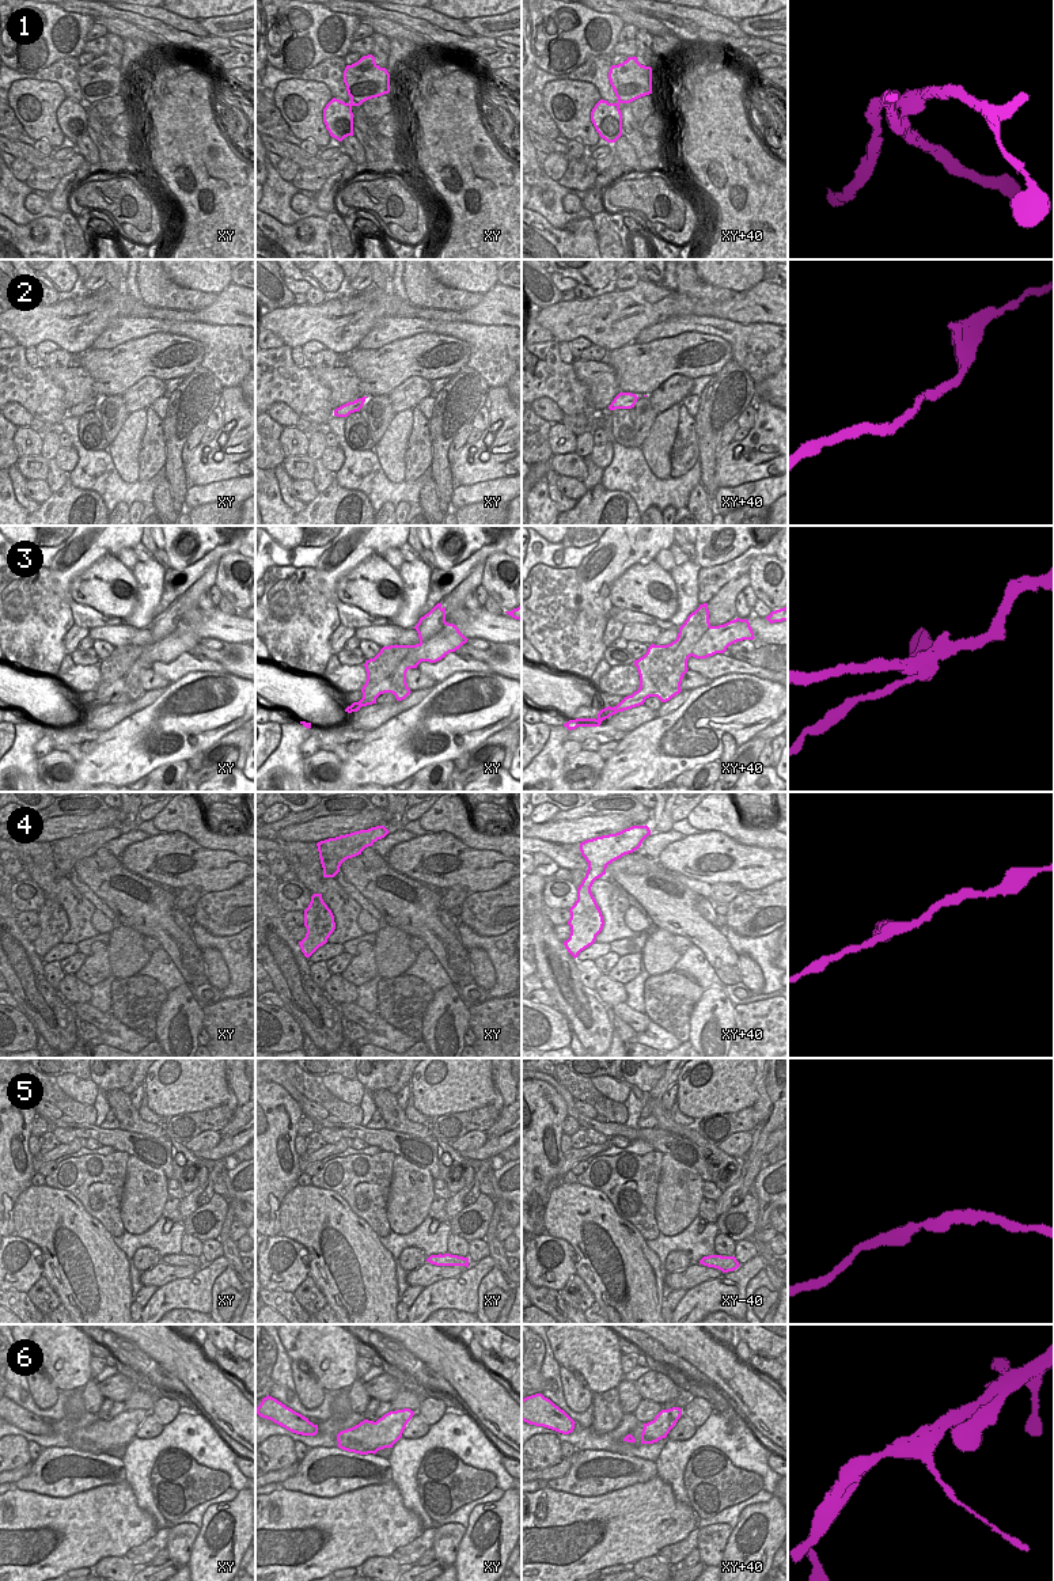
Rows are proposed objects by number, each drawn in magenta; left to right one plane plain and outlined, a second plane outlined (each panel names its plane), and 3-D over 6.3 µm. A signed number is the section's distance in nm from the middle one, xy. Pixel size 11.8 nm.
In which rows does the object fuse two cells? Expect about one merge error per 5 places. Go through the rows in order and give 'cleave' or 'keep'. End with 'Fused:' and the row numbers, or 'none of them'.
1: cleave
2: keep
3: cleave
4: keep
5: keep
6: cleave
Fused: 1, 3, 6

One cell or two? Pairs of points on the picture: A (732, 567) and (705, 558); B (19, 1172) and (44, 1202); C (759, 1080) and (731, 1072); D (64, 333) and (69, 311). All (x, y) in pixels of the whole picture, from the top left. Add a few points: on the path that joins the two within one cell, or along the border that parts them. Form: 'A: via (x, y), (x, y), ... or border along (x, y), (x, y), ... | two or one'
A: border along (750, 546), (731, 560), (701, 568) | two
B: border along (31, 1185), (19, 1195), (14, 1206) | two
C: border along (757, 1072), (754, 1079), (757, 1100), (751, 1106) | two
D: via (64, 328), (64, 317) | one

